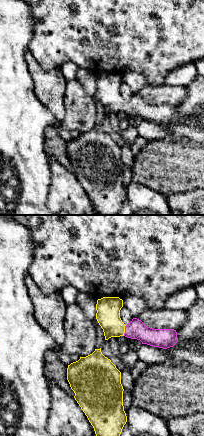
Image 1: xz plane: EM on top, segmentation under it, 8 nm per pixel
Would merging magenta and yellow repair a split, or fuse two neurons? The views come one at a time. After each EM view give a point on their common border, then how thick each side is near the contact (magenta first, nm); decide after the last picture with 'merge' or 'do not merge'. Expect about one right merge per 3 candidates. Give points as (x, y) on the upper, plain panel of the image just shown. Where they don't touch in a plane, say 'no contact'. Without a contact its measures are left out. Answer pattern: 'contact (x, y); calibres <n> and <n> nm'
contact (125, 106); calibres 160 and 190 nm

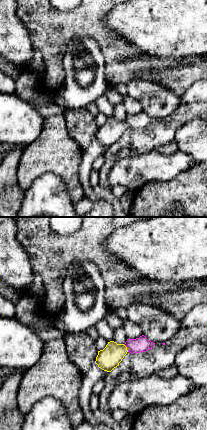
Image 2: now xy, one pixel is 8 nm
contact (127, 124); calibres 120 and 180 nm

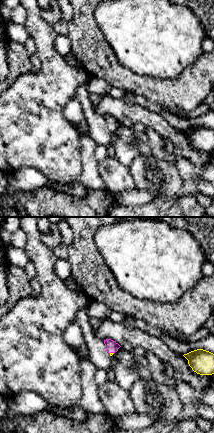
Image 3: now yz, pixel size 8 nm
contact (111, 128); calibres 100 and 20 nm

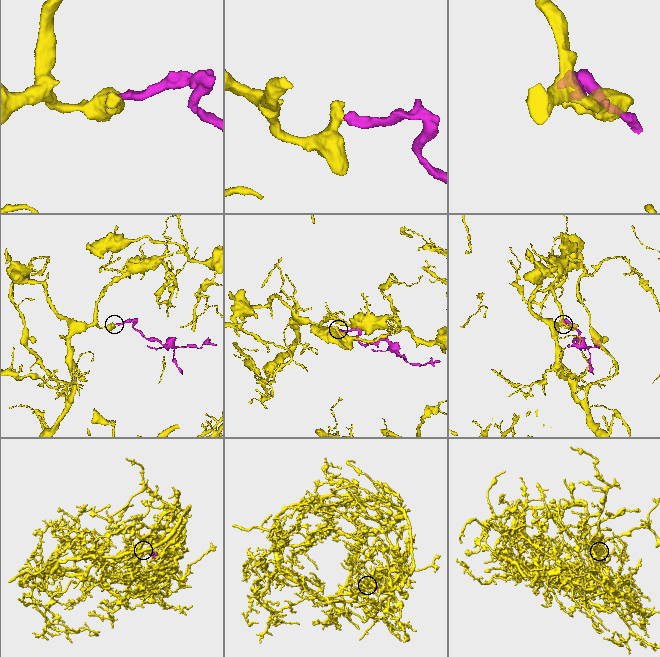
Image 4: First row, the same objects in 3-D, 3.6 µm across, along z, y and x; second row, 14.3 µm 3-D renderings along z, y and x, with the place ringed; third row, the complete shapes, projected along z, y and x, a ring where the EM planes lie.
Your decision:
merge

